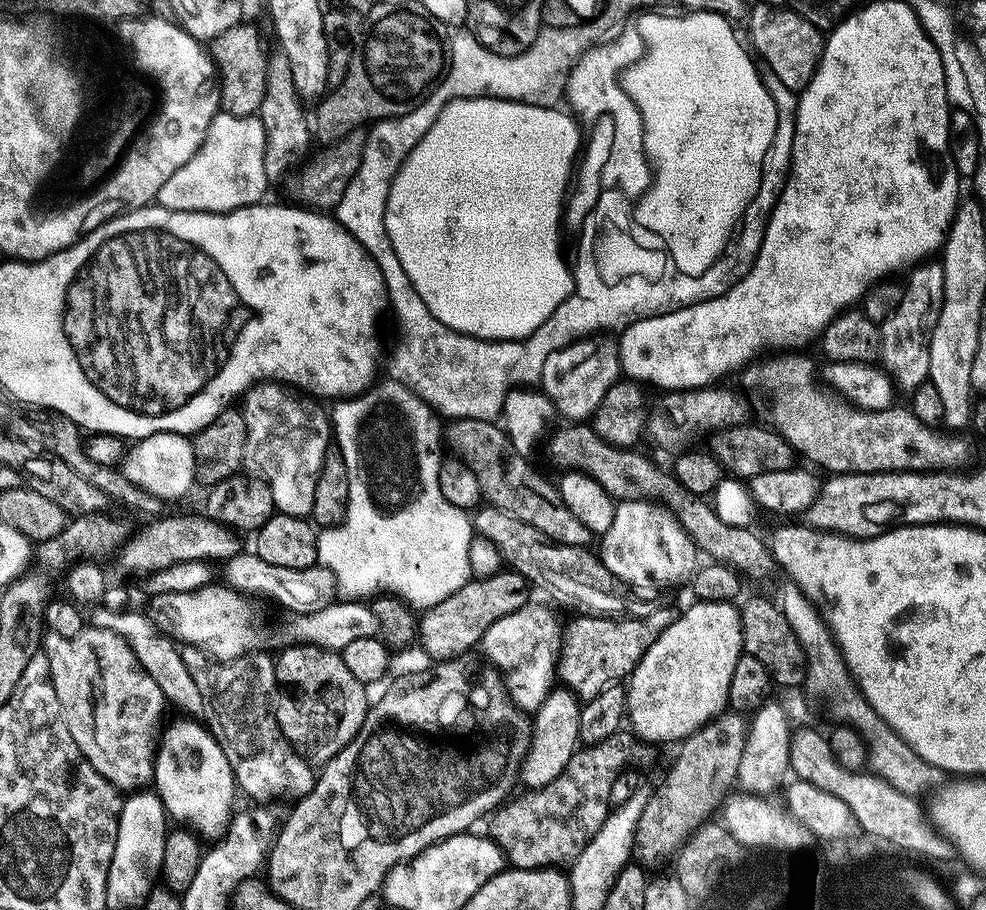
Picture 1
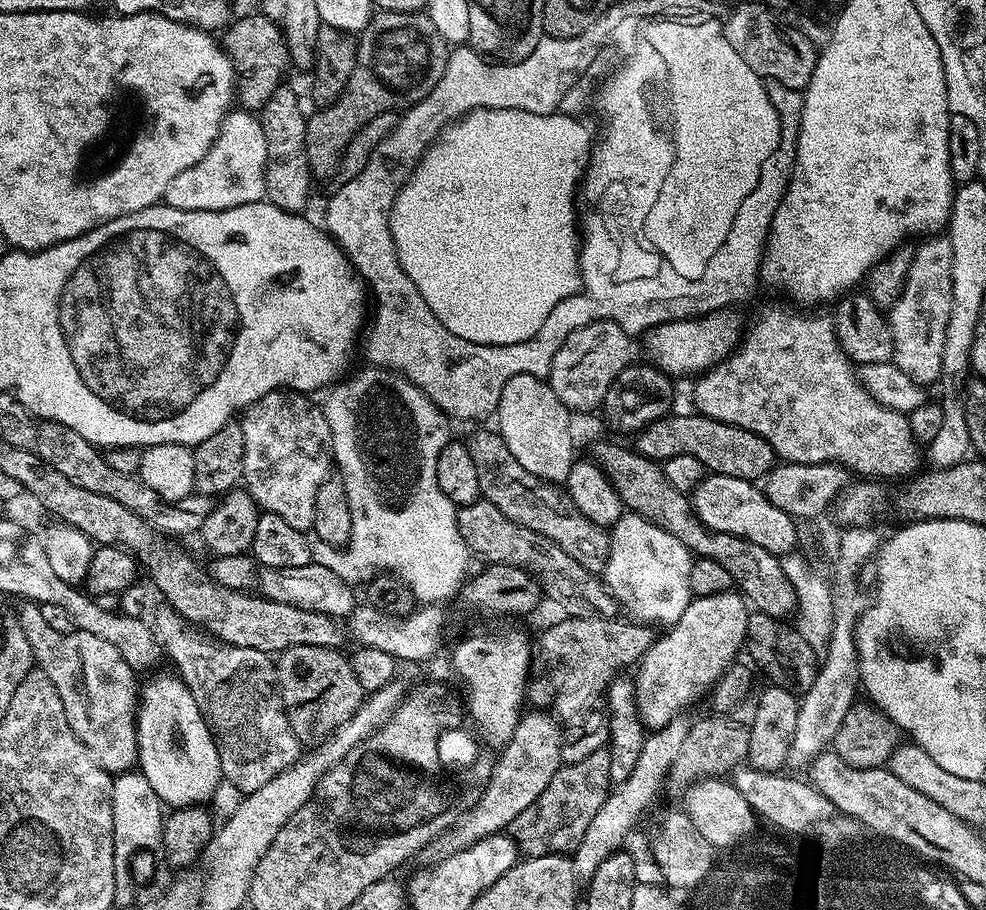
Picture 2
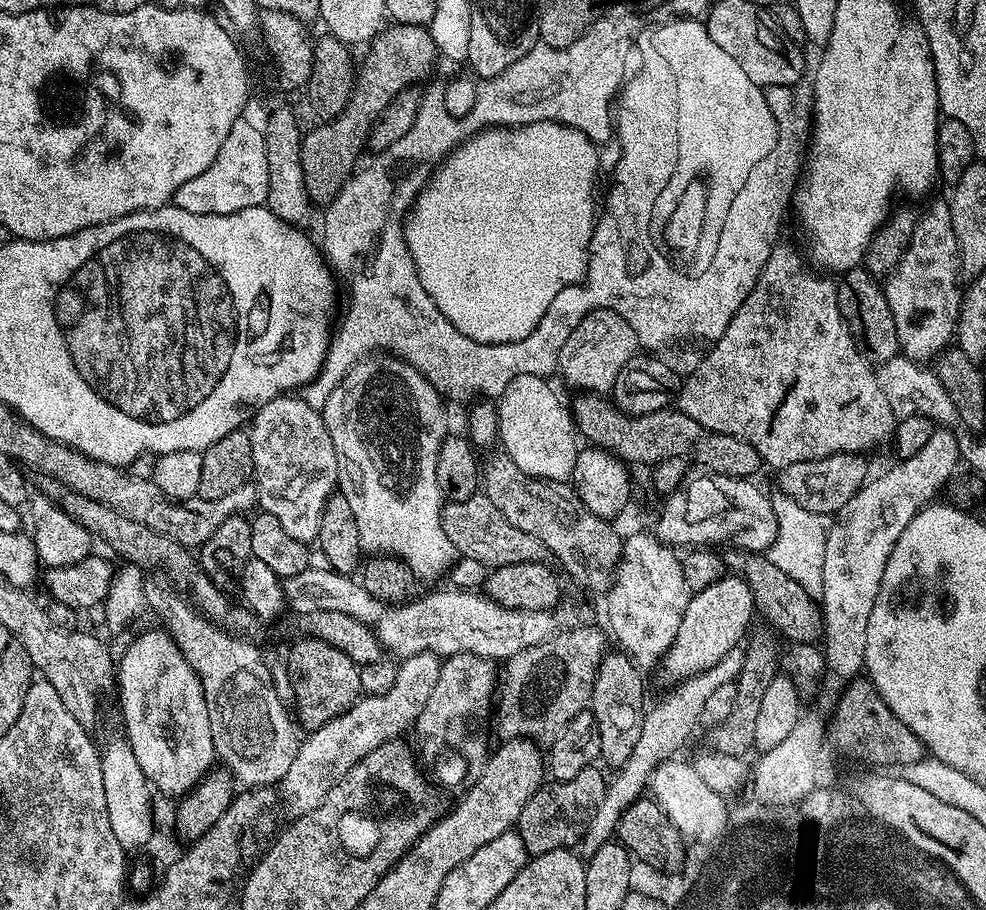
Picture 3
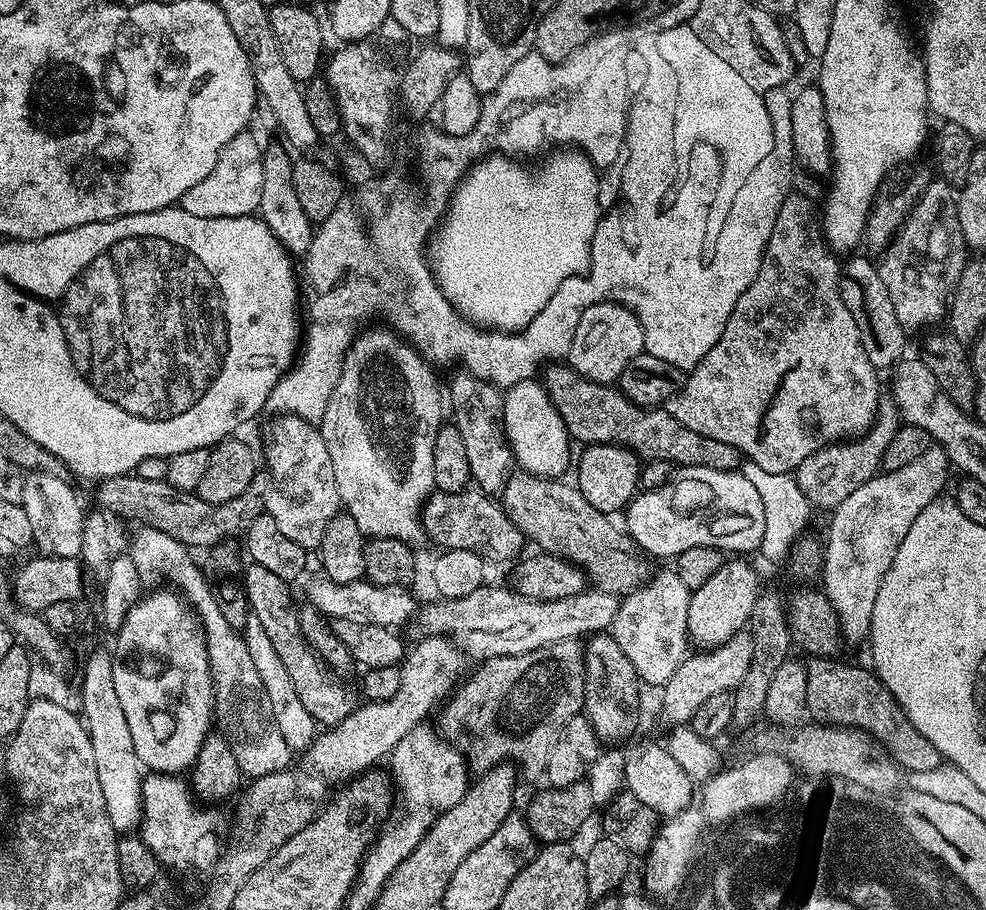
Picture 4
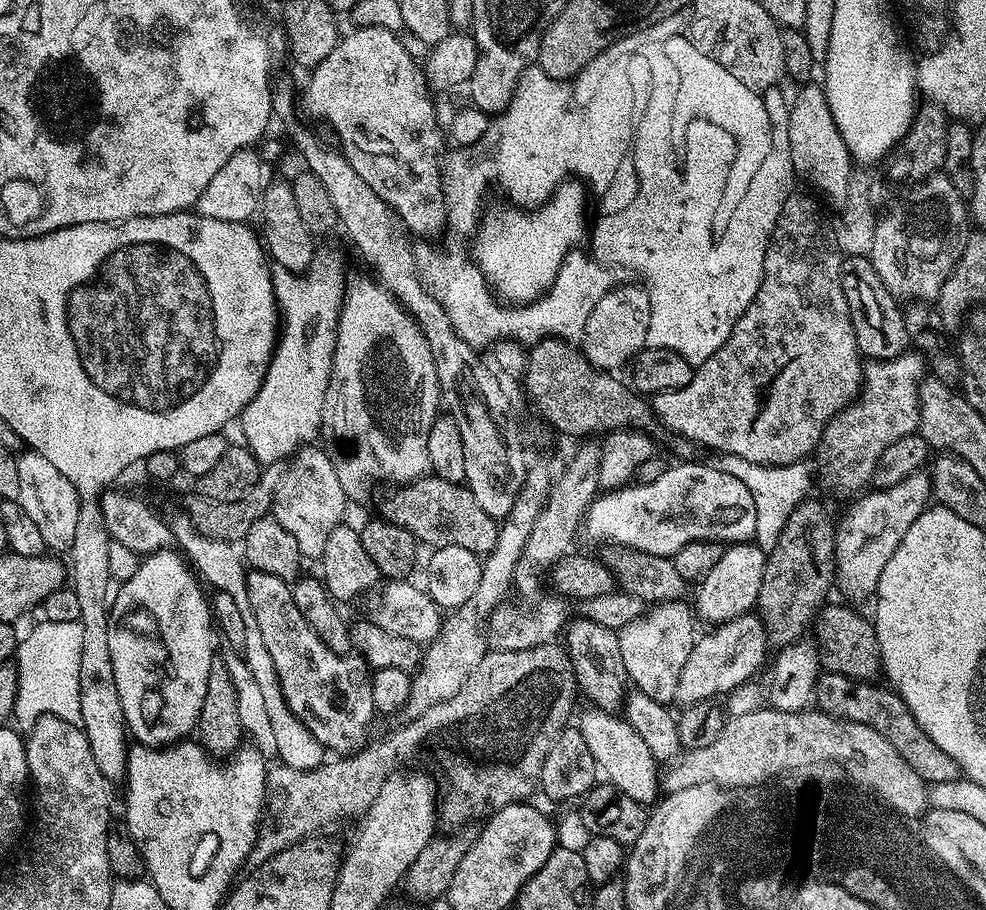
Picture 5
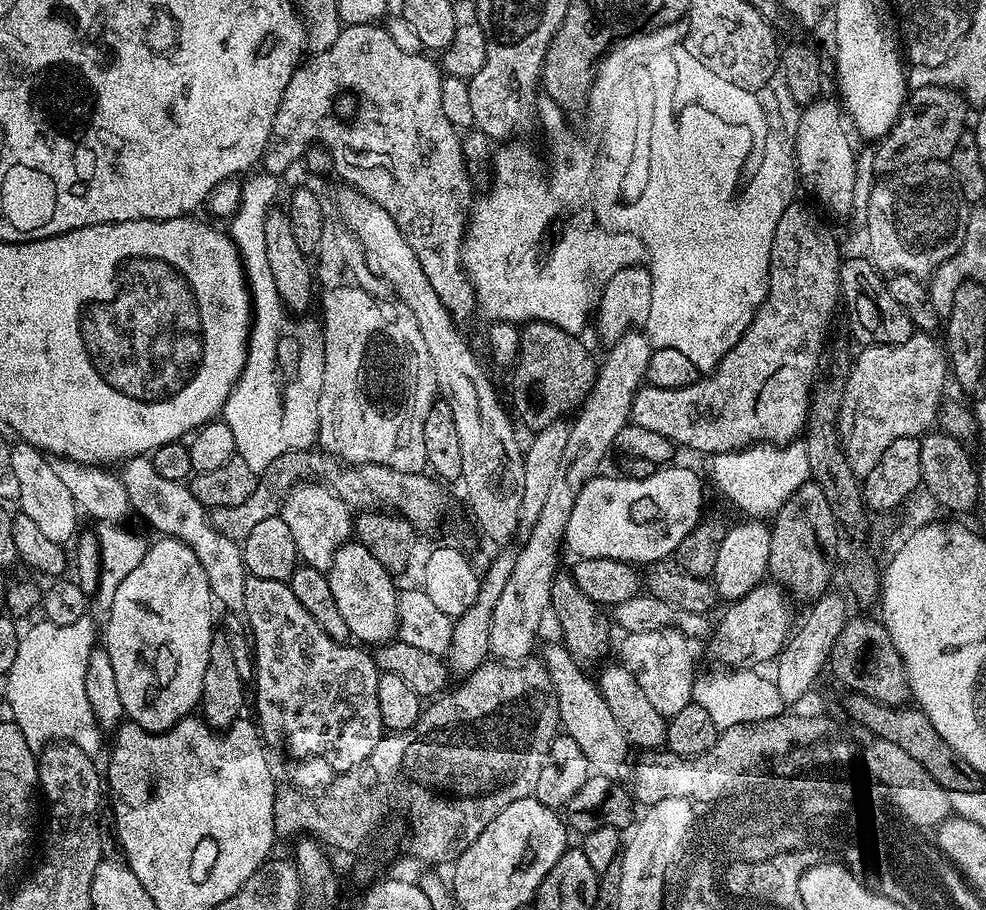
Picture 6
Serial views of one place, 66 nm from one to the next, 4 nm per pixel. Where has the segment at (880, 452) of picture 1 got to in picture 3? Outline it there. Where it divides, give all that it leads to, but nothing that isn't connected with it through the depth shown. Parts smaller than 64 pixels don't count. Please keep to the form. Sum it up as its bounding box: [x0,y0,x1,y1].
[678,243,898,470]

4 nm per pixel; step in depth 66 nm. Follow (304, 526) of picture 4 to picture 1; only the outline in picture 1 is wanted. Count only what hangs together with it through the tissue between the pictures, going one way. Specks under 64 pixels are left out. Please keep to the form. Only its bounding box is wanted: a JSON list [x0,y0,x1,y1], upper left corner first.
[242,382,334,518]

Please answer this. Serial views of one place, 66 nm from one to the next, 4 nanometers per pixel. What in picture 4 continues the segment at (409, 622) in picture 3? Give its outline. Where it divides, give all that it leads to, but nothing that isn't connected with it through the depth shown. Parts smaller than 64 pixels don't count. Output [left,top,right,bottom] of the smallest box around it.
[419,586,620,662]

